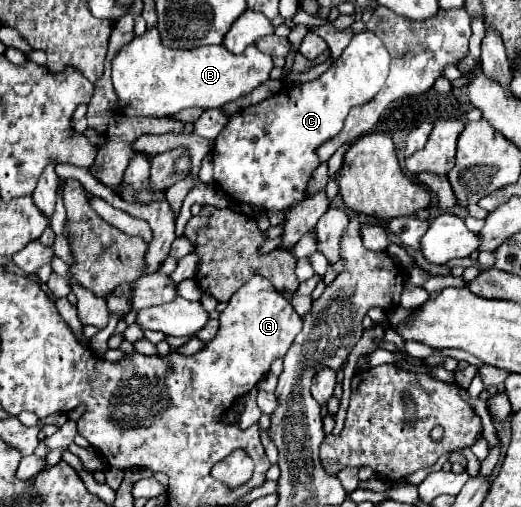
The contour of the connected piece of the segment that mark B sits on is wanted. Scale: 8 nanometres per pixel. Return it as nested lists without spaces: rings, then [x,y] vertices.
[[[147,29],[117,53],[113,61],[113,87],[119,95],[121,113],[127,117],[171,117],[185,107],[213,109],[237,101],[265,83],[273,67],[273,57],[261,53],[255,45],[249,45],[241,55],[231,53],[223,45],[177,51],[161,45],[157,29]]]

